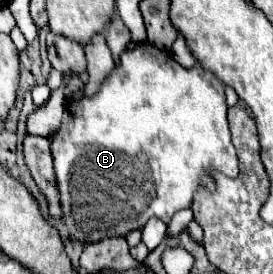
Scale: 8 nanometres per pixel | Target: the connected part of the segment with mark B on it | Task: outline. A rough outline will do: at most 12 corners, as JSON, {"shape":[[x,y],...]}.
{"shape":[[148,42],[50,138],[70,240],[238,176],[224,86]]}

